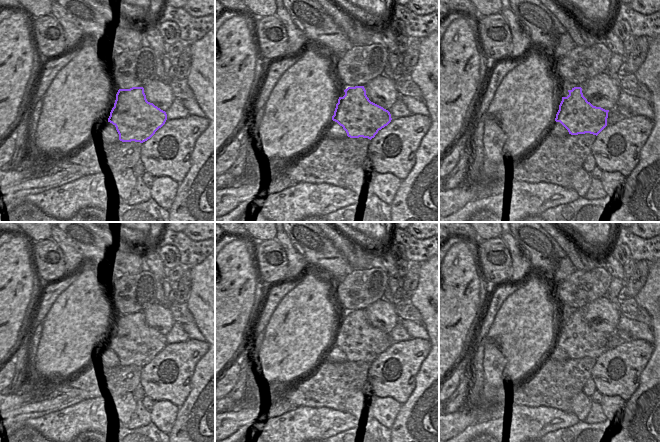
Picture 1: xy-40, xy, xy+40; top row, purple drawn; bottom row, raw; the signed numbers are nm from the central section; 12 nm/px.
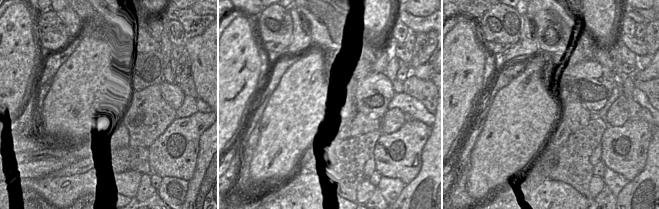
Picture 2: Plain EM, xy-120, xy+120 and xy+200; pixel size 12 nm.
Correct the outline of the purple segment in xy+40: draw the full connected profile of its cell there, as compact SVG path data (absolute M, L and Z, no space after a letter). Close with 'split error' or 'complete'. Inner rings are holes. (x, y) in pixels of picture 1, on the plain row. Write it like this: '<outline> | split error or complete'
M581 311L568 316L567 321L562 321L555 345L560 346L571 359L590 357L597 360L607 350L609 334L588 326Z | complete

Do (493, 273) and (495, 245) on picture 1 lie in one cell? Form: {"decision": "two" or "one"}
{"decision": "one"}

